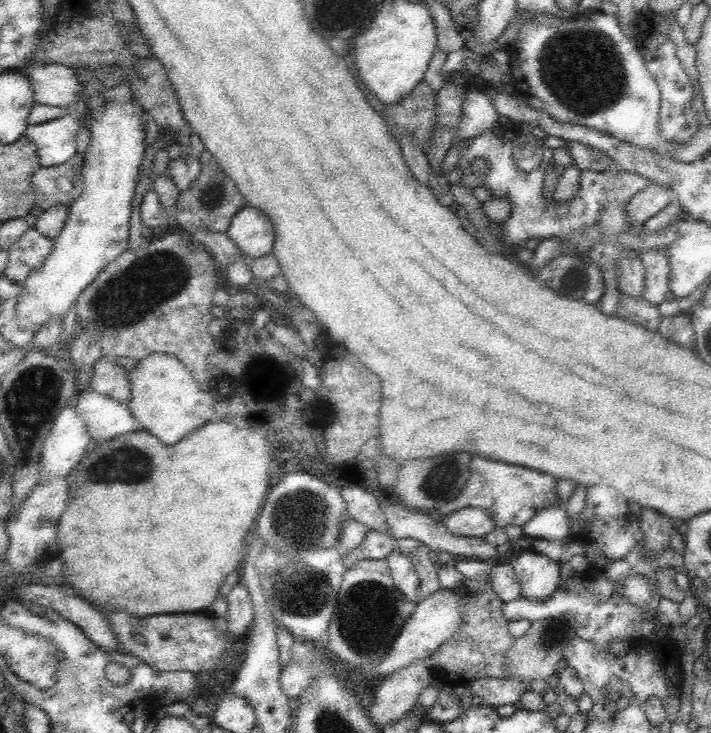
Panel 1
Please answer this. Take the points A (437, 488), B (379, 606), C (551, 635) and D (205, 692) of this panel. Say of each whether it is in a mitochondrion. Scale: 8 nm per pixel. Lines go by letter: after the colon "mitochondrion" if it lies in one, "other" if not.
A: mitochondrion
B: mitochondrion
C: mitochondrion
D: other

